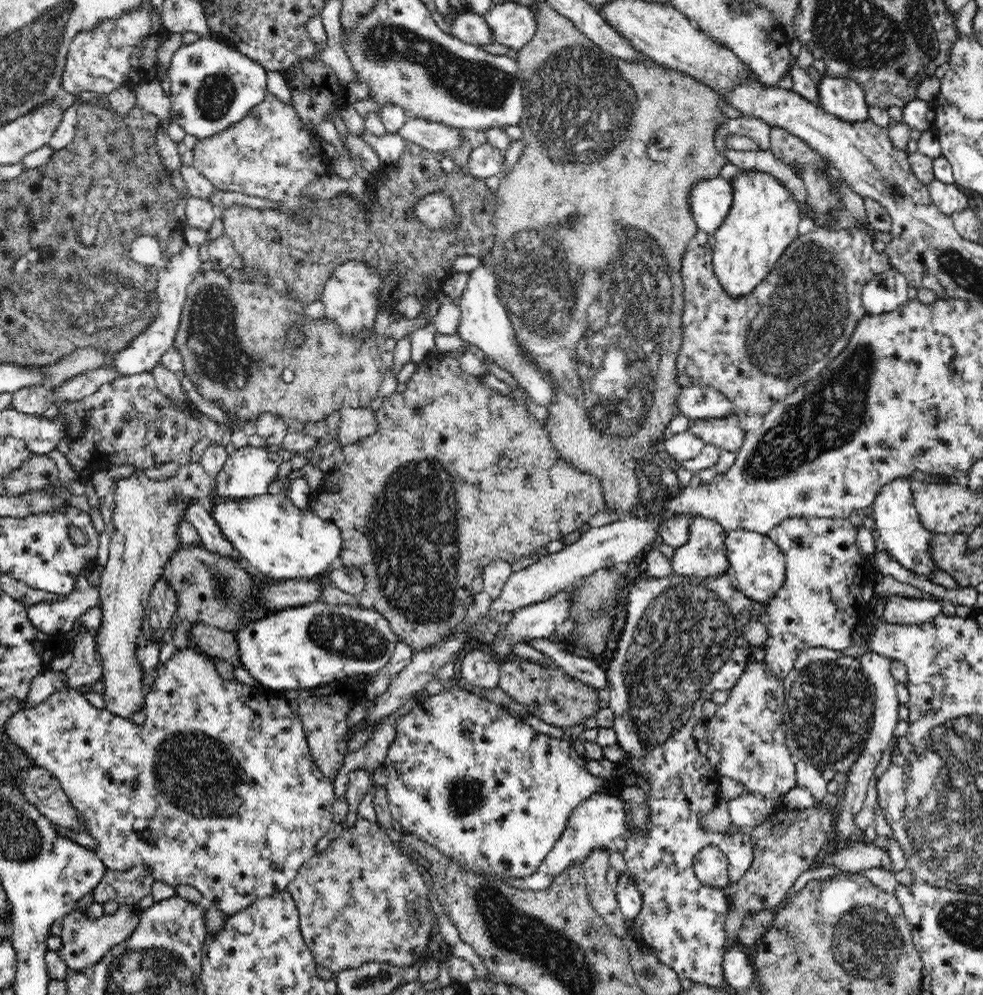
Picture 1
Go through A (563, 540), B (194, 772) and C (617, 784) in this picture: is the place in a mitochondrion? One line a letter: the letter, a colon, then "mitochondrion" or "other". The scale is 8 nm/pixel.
A: other
B: mitochondrion
C: other

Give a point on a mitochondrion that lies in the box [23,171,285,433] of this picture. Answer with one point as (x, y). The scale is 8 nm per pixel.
(115, 310)

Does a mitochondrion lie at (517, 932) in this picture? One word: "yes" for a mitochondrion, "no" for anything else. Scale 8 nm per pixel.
yes

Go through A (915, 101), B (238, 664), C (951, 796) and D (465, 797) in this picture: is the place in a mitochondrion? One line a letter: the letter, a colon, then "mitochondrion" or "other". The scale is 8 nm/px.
A: other
B: other
C: mitochondrion
D: mitochondrion

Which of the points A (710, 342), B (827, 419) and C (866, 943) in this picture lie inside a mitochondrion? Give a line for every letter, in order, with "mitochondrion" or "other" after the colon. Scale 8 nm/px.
A: other
B: mitochondrion
C: mitochondrion

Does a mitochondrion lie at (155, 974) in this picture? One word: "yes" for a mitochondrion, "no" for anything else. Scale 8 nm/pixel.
yes

